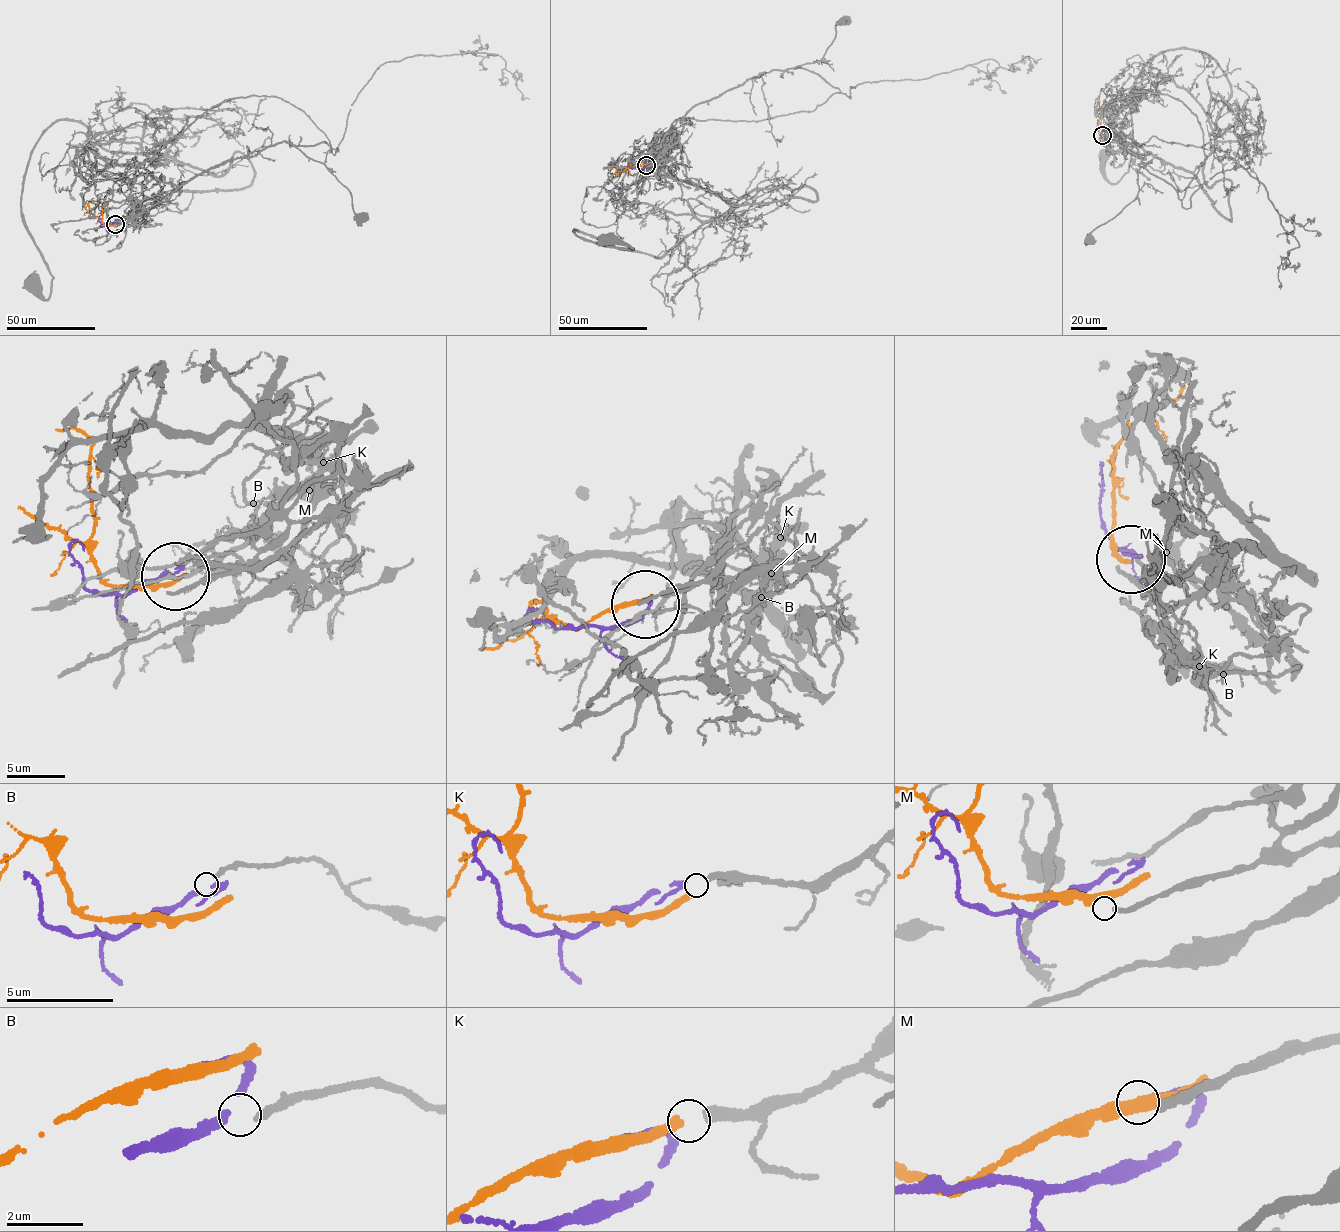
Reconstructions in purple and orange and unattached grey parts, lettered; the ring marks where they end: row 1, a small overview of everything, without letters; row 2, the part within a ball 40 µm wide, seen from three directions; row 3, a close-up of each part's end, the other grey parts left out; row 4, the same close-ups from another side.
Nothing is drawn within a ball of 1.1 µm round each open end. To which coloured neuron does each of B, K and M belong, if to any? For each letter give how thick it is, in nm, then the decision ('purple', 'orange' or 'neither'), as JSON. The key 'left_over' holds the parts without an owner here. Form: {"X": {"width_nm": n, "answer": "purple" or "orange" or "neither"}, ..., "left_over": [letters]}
{"B": {"width_nm": 190, "answer": "neither"}, "K": {"width_nm": 280, "answer": "orange"}, "M": {"width_nm": 240, "answer": "neither"}, "left_over": ["B", "M"]}

